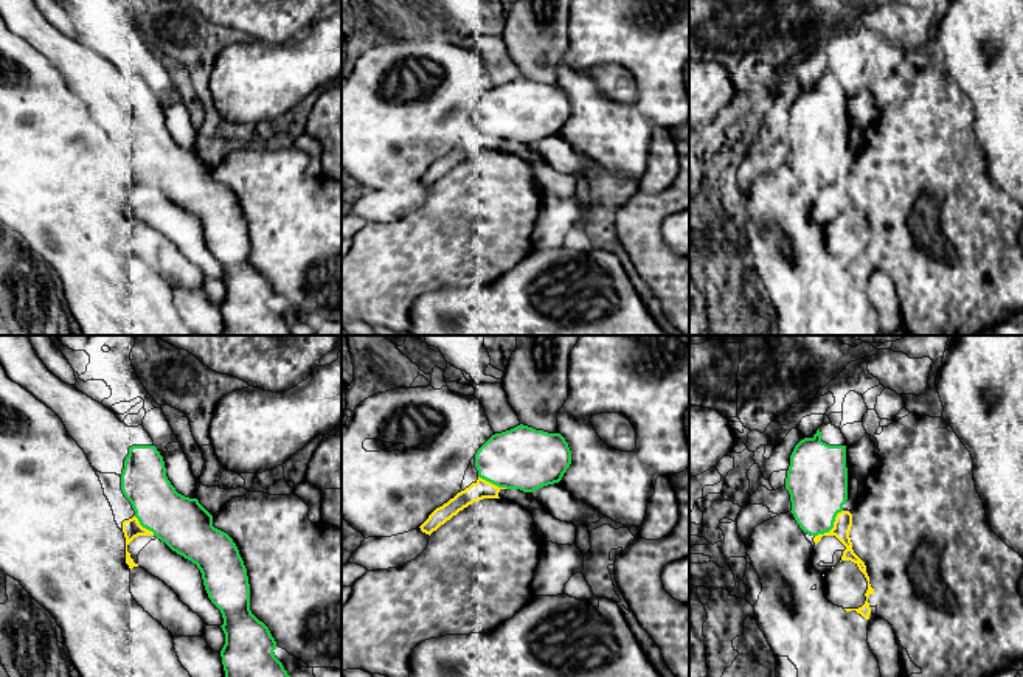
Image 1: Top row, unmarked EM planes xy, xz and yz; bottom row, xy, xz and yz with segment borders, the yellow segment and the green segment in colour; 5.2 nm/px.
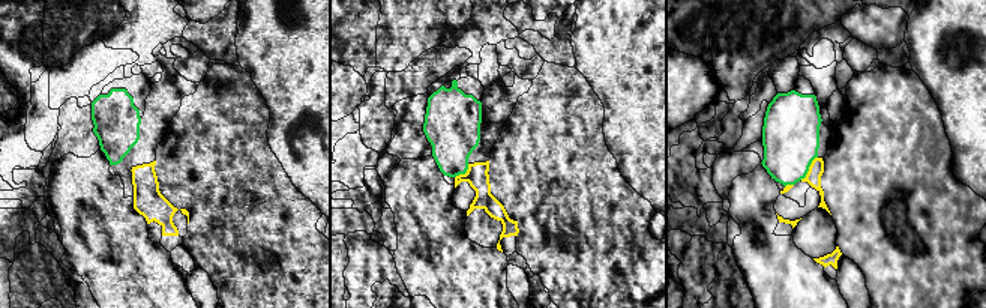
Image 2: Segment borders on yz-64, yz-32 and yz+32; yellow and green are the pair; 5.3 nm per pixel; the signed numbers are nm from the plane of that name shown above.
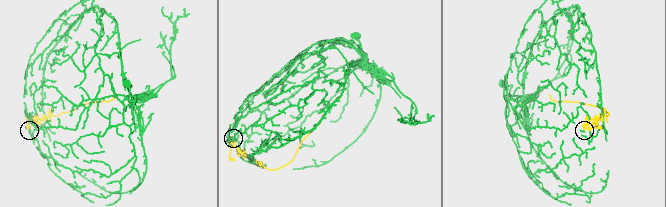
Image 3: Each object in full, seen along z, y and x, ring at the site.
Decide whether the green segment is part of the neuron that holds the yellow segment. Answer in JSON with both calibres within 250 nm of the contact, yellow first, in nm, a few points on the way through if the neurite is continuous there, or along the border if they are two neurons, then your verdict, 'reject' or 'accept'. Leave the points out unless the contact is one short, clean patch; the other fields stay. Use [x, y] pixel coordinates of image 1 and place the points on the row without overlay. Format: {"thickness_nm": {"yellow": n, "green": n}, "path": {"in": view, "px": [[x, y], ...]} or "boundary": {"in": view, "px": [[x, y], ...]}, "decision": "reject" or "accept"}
{"thickness_nm": {"yellow": 90, "green": 320}, "boundary": {"in": "yz", "px": [[842, 162], [834, 177], [815, 188]]}, "decision": "reject"}

